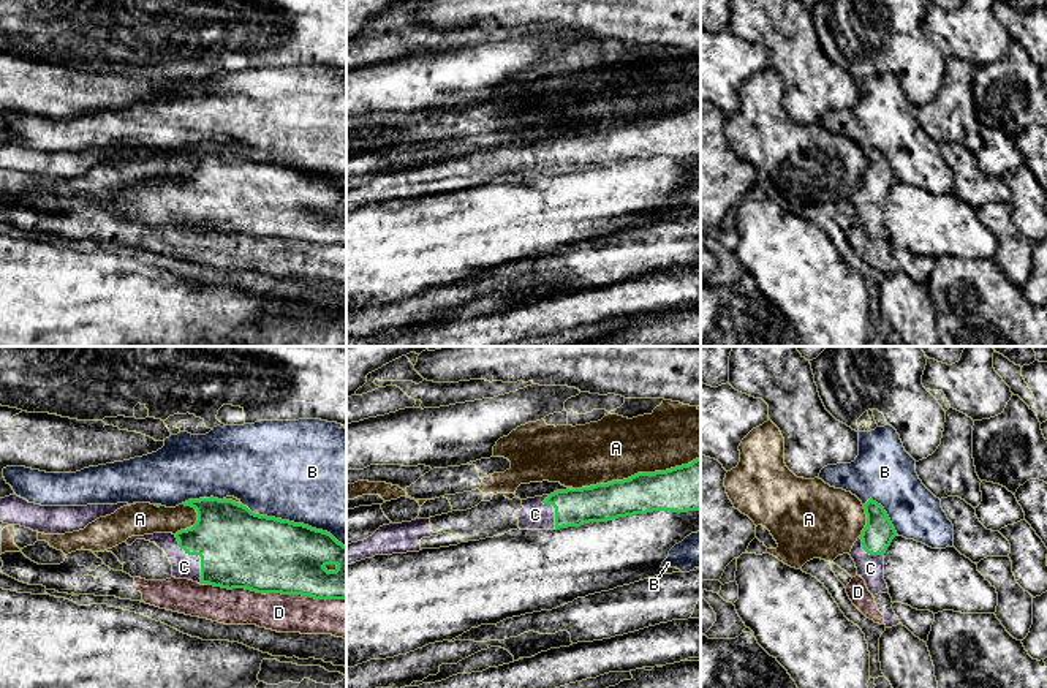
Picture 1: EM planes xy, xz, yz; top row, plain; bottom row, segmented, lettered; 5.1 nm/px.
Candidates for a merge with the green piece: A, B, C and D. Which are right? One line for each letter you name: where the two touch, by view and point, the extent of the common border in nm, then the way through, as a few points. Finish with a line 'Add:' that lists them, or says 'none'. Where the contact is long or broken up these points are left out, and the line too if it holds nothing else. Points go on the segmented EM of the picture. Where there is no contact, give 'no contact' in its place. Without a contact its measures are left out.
C: xy (200, 555) | 320 nm
Add: C

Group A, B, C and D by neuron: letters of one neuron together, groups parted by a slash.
A / B / C / D

